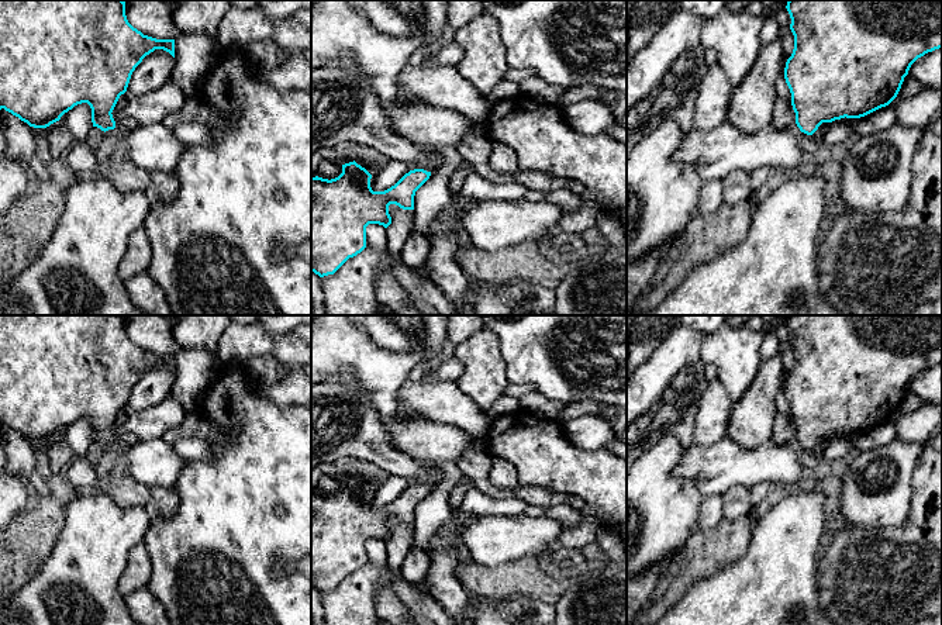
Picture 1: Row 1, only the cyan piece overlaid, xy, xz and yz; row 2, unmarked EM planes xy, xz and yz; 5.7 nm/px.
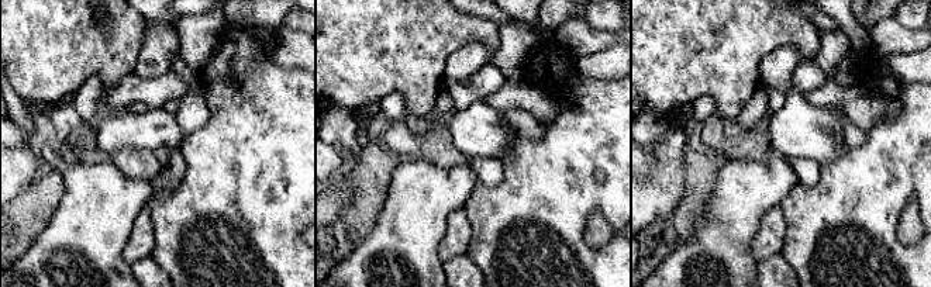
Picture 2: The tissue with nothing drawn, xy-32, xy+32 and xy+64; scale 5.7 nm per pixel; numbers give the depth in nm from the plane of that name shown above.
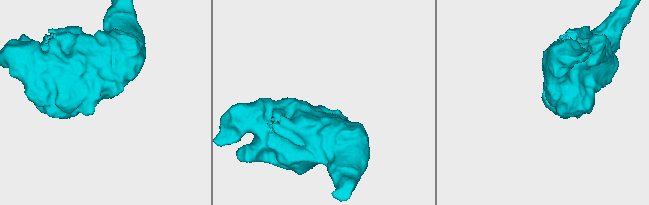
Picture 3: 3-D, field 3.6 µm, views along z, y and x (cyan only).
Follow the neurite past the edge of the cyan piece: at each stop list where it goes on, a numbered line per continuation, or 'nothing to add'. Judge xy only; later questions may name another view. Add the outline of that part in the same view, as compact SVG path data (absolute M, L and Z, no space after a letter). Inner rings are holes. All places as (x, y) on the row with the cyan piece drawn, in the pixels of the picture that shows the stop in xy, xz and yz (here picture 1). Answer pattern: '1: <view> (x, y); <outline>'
nothing to add

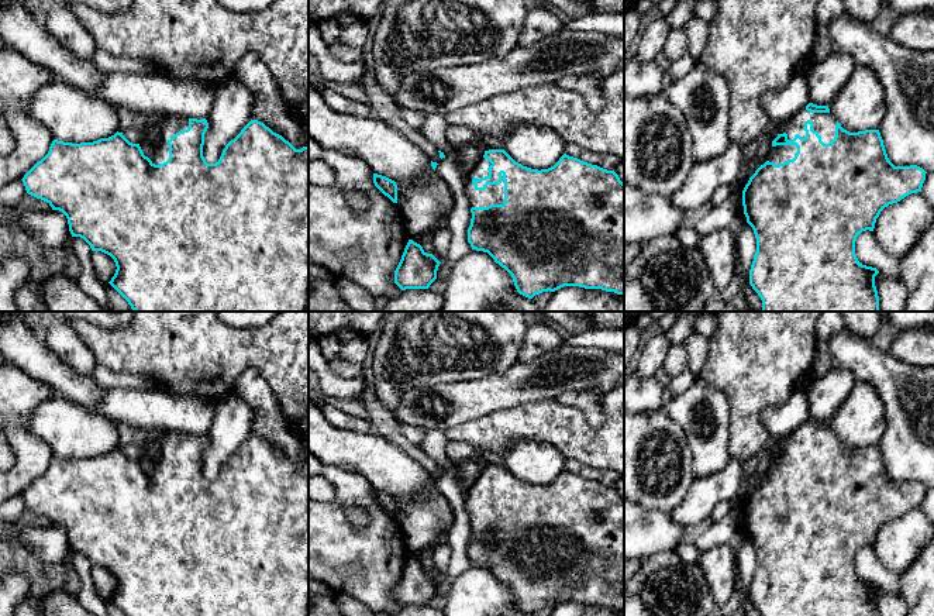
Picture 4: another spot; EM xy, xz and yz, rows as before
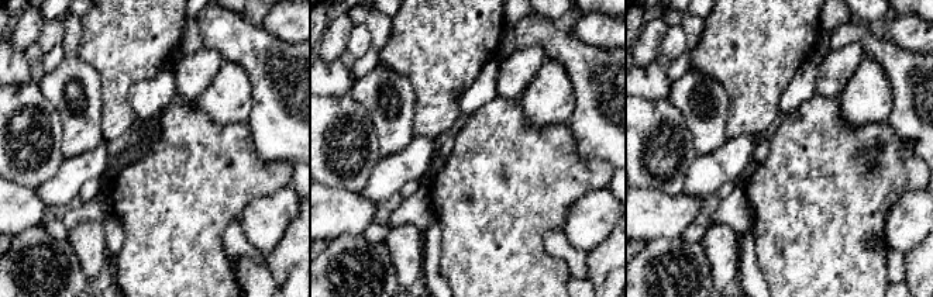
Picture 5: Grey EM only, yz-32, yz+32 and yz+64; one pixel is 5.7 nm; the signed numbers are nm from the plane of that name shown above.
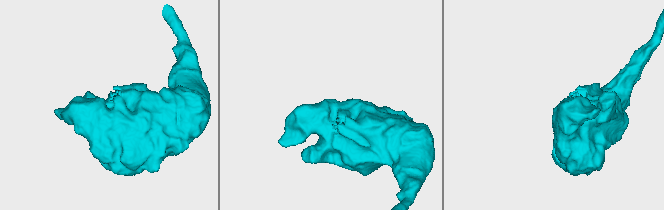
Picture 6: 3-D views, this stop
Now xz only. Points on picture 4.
1: xz (493, 193); M482 149L480 159L478 164L468 171L463 185L465 193L469 200L471 207L487 207L490 204L503 204L504 203L504 180L499 185L487 185L485 190L476 190L472 182L473 178L489 176L487 168L492 165L487 159L483 158L485 151Z

